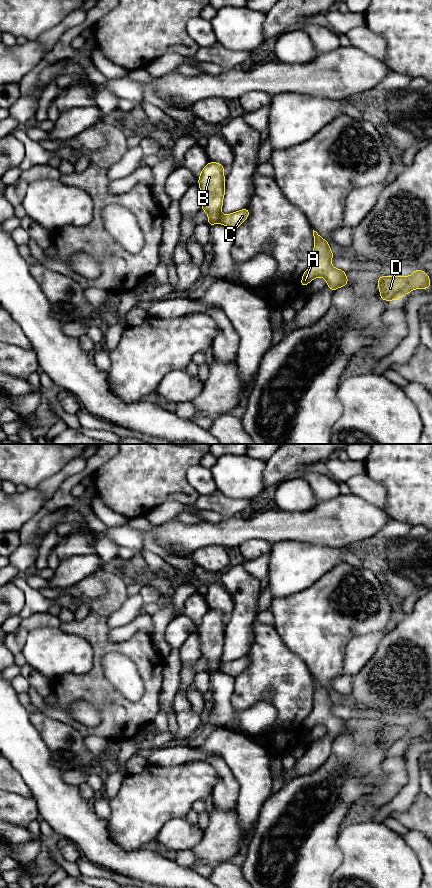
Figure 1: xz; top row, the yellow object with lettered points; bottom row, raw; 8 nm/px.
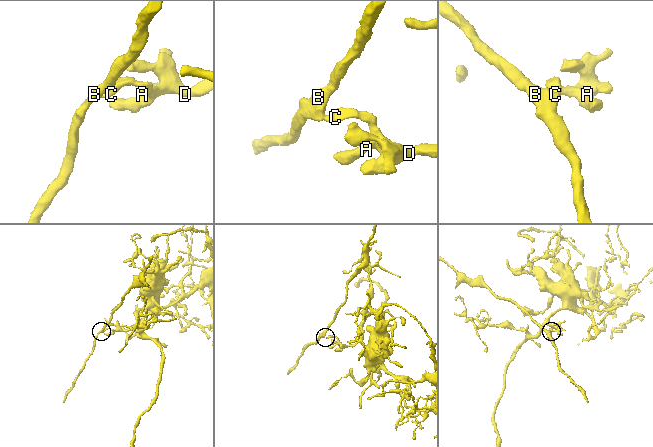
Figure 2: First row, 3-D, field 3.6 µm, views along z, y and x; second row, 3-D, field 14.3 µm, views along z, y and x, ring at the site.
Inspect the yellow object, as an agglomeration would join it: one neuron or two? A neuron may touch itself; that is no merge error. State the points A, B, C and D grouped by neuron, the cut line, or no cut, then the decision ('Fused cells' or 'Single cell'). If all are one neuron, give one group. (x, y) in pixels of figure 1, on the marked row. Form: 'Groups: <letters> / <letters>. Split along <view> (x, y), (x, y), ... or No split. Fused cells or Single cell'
Groups: A C D / B. Split along xz (221, 214), (218, 222). Fused cells

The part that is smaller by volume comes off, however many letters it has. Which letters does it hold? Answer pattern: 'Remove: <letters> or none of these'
Remove: B

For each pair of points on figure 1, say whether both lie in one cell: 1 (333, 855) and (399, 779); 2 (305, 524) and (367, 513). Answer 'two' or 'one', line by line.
1: two
2: one

